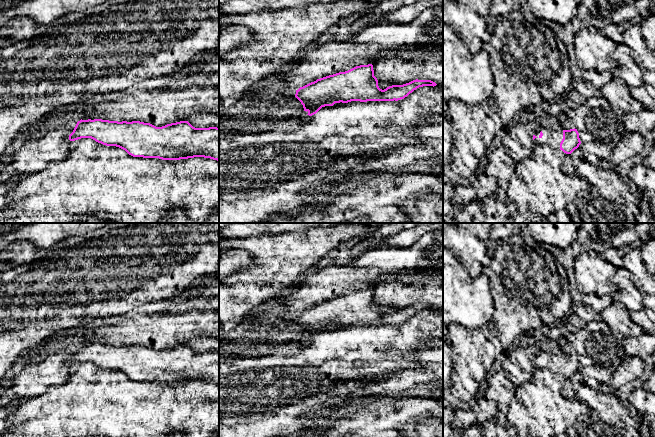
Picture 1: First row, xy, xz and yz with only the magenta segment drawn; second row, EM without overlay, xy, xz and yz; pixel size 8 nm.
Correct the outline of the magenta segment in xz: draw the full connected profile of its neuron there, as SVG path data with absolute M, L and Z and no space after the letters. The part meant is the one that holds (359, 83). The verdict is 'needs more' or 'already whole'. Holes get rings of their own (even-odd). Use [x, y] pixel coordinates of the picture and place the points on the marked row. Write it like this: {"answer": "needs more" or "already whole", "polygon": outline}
{"answer": "needs more", "polygon": "M360 65L348 71L329 75L288 93L283 102L302 107L312 116L322 107L351 101L398 101L419 87L436 86L431 80L413 80L382 90L374 76L373 65Z"}

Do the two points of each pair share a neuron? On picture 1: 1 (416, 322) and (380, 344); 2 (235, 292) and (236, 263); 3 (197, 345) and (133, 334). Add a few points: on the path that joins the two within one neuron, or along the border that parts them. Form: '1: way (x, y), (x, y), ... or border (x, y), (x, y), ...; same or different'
1: way (407, 331), (393, 343), (389, 344); same
2: border (255, 266), (241, 268), (229, 275); different
3: border (208, 336), (196, 336), (185, 344); different

